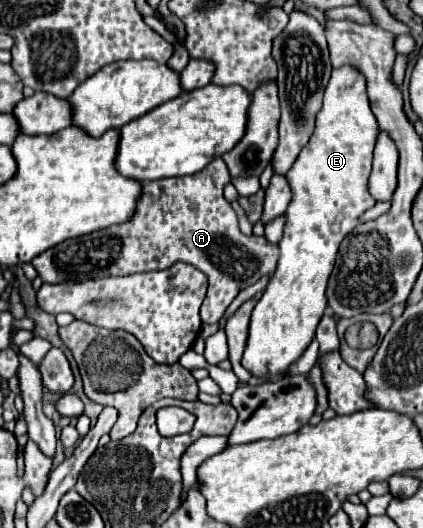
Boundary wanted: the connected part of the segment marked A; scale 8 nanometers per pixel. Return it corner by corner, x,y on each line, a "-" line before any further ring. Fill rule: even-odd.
216,158
210,162
204,170
190,174
190,176
174,176
174,178
162,178
152,180
144,184
144,194
138,202
138,210
134,218
120,226
110,226
106,230
98,230
80,238
70,238
54,248
38,254
32,260
32,266
36,266
38,276
48,284
58,282
80,282
90,278
104,278
104,276
128,276
136,272
152,272
152,270
166,270
174,262
188,262
194,264
198,270
202,270
208,276
208,294
200,310
200,318
204,324
218,324
224,316
226,308
232,304
232,300
238,296
240,290
246,286
258,282
264,274
272,274
278,262
278,248
276,244
268,244
266,238
258,236
244,236
238,228
236,212
232,210
230,202
222,196
224,186
230,182
230,174
226,170
226,164
222,158

